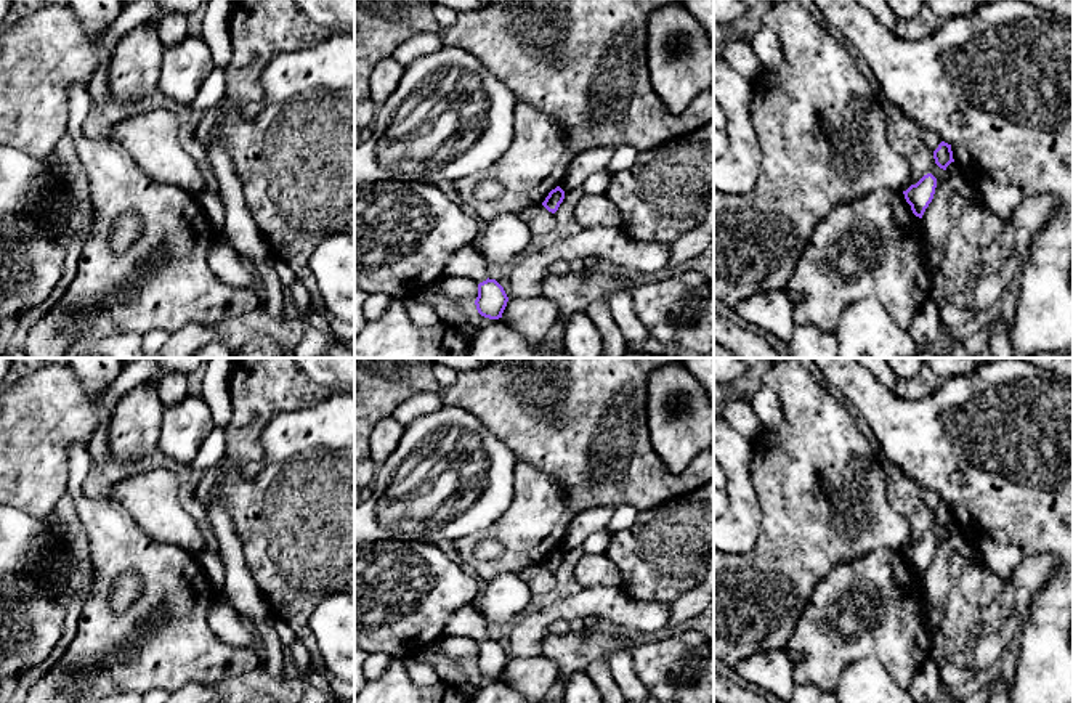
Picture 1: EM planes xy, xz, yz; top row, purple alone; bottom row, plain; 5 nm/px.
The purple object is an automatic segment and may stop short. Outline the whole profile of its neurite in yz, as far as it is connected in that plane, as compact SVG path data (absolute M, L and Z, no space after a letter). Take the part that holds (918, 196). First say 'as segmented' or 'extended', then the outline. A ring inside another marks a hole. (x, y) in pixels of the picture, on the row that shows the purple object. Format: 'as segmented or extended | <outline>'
as segmented | M932 173L924 175L916 185L903 191L906 202L916 217L922 218L925 209L933 199L937 178Z

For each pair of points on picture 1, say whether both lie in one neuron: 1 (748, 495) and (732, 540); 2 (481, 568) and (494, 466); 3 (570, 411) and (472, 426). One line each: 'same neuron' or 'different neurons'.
1: same neuron
2: different neurons
3: different neurons

